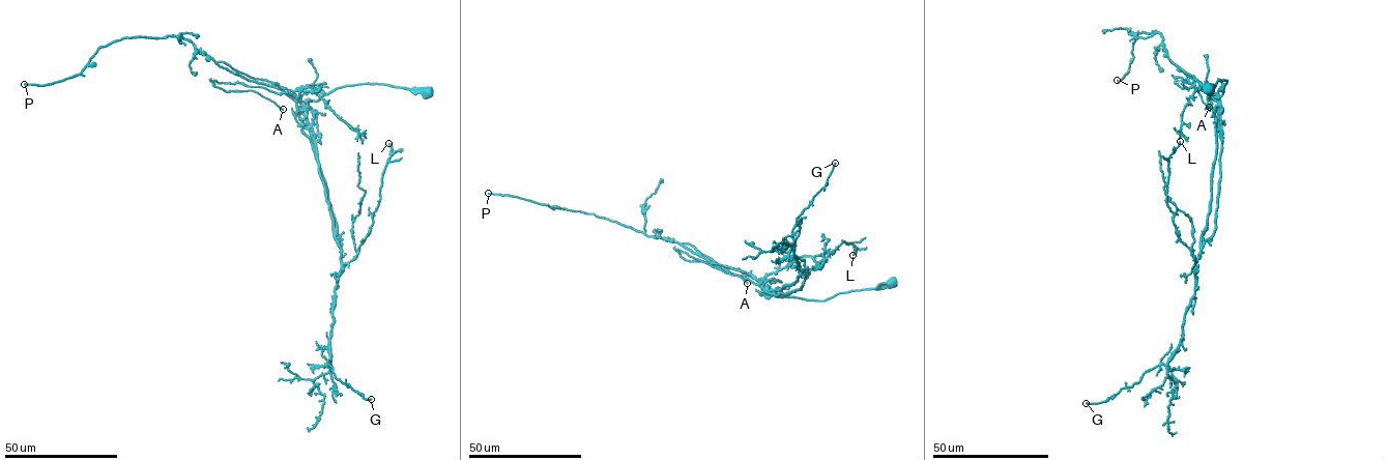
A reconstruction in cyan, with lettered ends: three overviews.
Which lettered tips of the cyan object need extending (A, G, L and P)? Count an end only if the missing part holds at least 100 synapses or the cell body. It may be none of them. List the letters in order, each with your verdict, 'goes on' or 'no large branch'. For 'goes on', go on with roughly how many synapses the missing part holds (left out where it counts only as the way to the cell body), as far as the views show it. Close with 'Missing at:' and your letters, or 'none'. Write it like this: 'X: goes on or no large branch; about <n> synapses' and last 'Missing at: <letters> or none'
A: no large branch
G: no large branch
L: no large branch
P: goes on; about 170 synapses
Missing at: P

